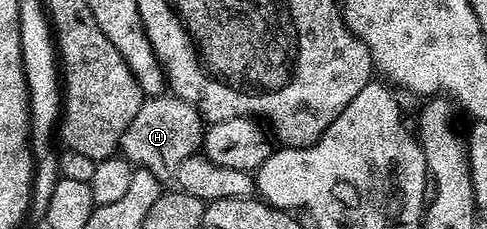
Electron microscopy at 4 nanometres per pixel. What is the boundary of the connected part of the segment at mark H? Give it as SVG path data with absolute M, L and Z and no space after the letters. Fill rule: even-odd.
M149 96L142 101L135 120L123 132L120 153L142 170L149 170L157 178L165 180L176 175L179 164L187 156L198 153L203 146L203 119L192 104L172 96Z

